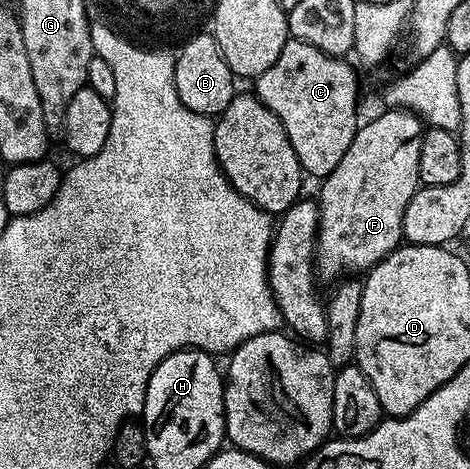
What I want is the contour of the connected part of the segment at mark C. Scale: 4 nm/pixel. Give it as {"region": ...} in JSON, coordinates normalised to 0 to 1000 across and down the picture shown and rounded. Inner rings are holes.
{"region":[[[613,83],[604,92],[604,109],[596,109],[596,119],[587,124],[587,134],[579,134],[579,143],[570,143],[570,151],[562,151],[545,168],[549,213],[568,224],[596,254],[621,313],[636,330],[711,326],[709,333],[721,337],[732,330],[732,322],[740,322],[753,294],[753,279],[766,264],[762,164],[740,132],[743,128],[709,122],[664,100],[664,92]]]}

